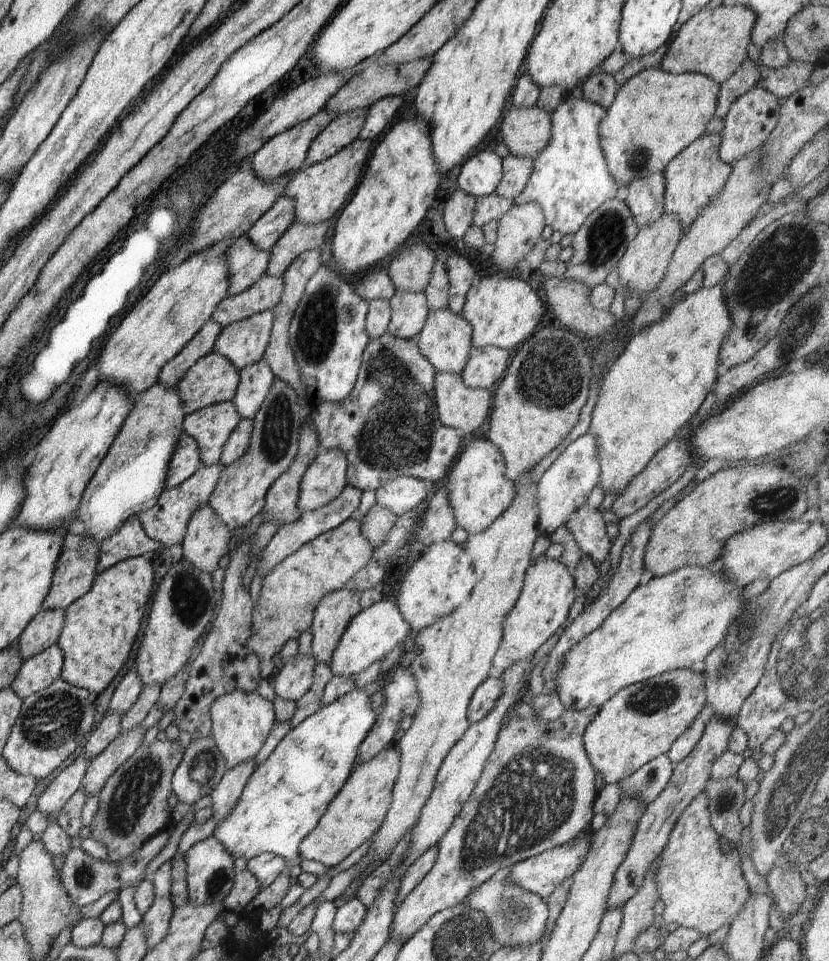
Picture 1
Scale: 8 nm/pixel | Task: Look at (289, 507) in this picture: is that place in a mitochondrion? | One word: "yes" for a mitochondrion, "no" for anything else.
no

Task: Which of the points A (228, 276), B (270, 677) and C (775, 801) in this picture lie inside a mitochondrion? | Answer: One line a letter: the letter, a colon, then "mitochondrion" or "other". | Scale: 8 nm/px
A: other
B: other
C: mitochondrion

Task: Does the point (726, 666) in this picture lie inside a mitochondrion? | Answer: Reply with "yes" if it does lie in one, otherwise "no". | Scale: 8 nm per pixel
yes

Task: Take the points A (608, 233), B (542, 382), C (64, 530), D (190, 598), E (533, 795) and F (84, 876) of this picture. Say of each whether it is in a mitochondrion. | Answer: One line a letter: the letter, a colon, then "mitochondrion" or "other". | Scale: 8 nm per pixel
A: mitochondrion
B: mitochondrion
C: other
D: mitochondrion
E: mitochondrion
F: mitochondrion

